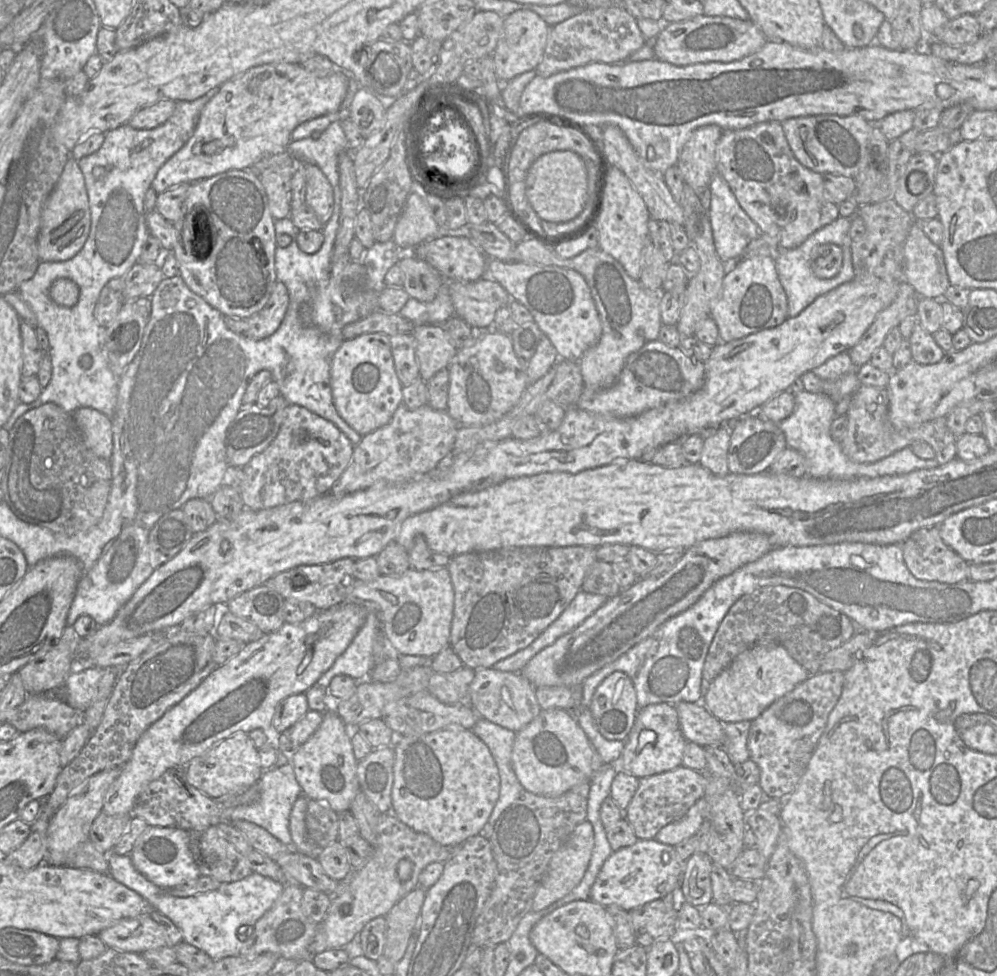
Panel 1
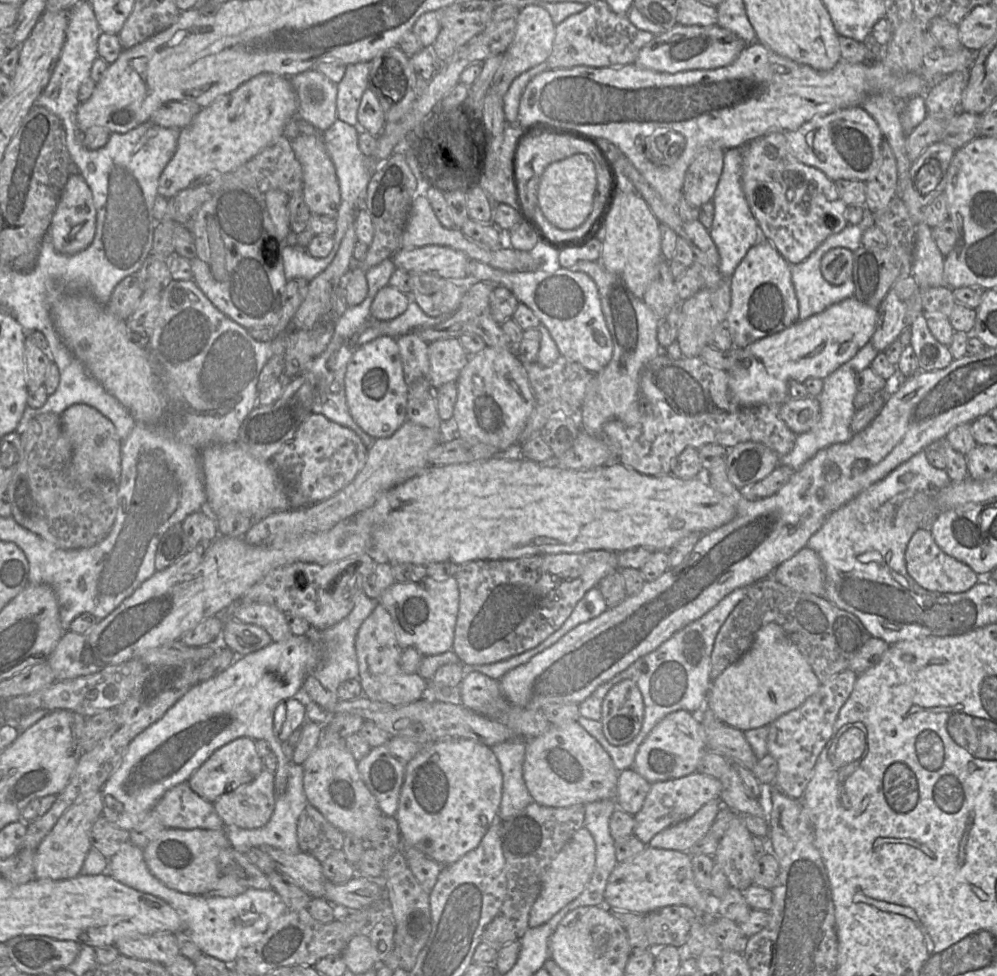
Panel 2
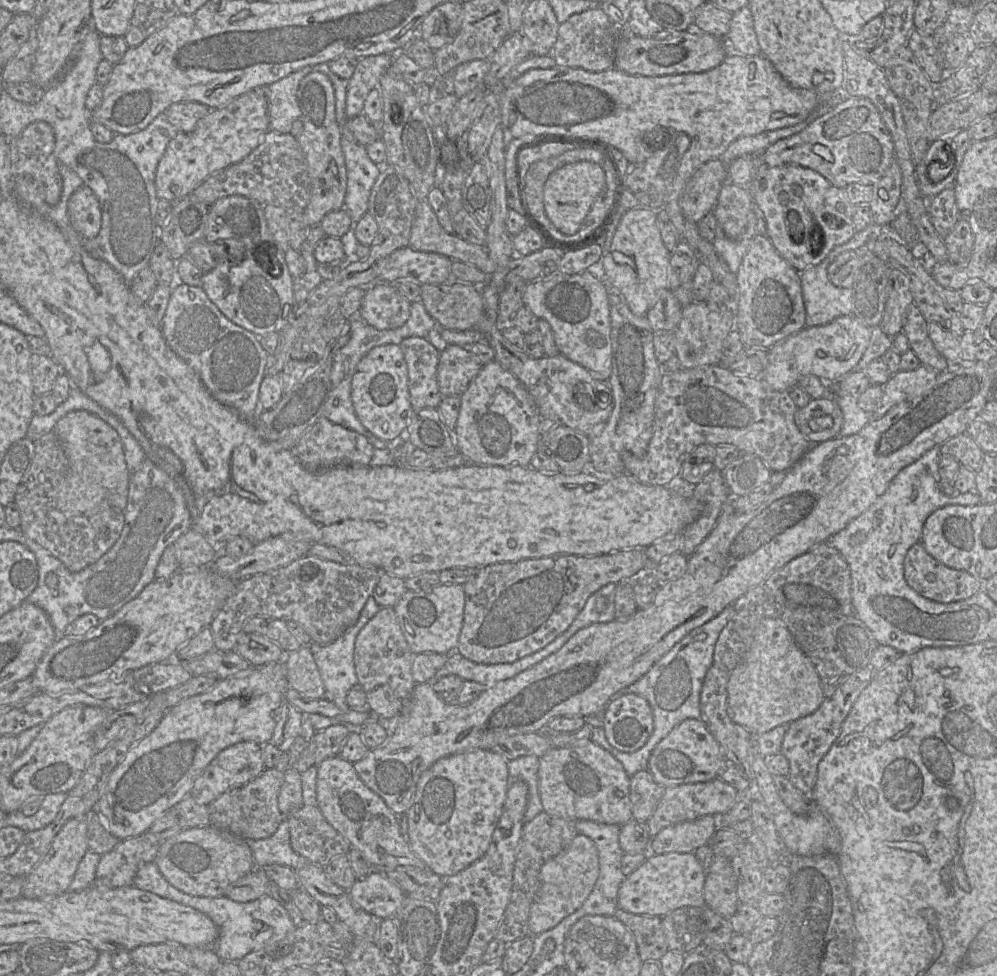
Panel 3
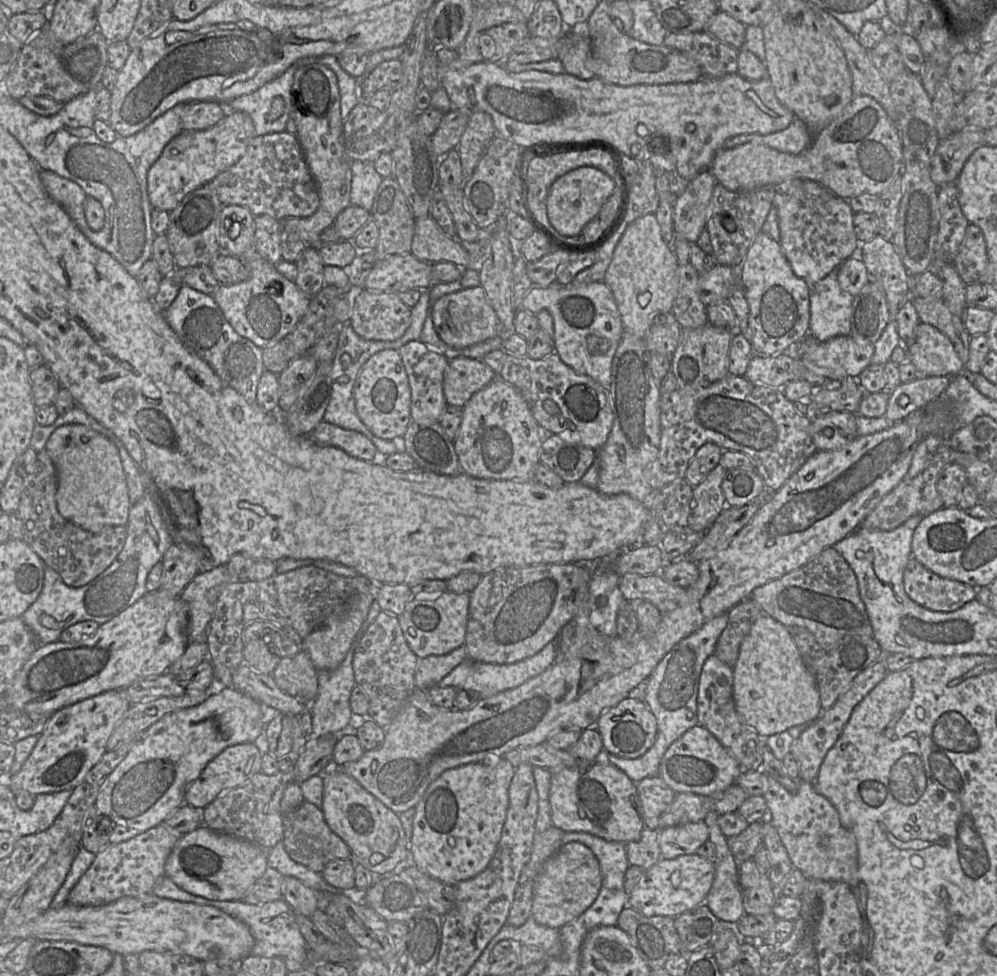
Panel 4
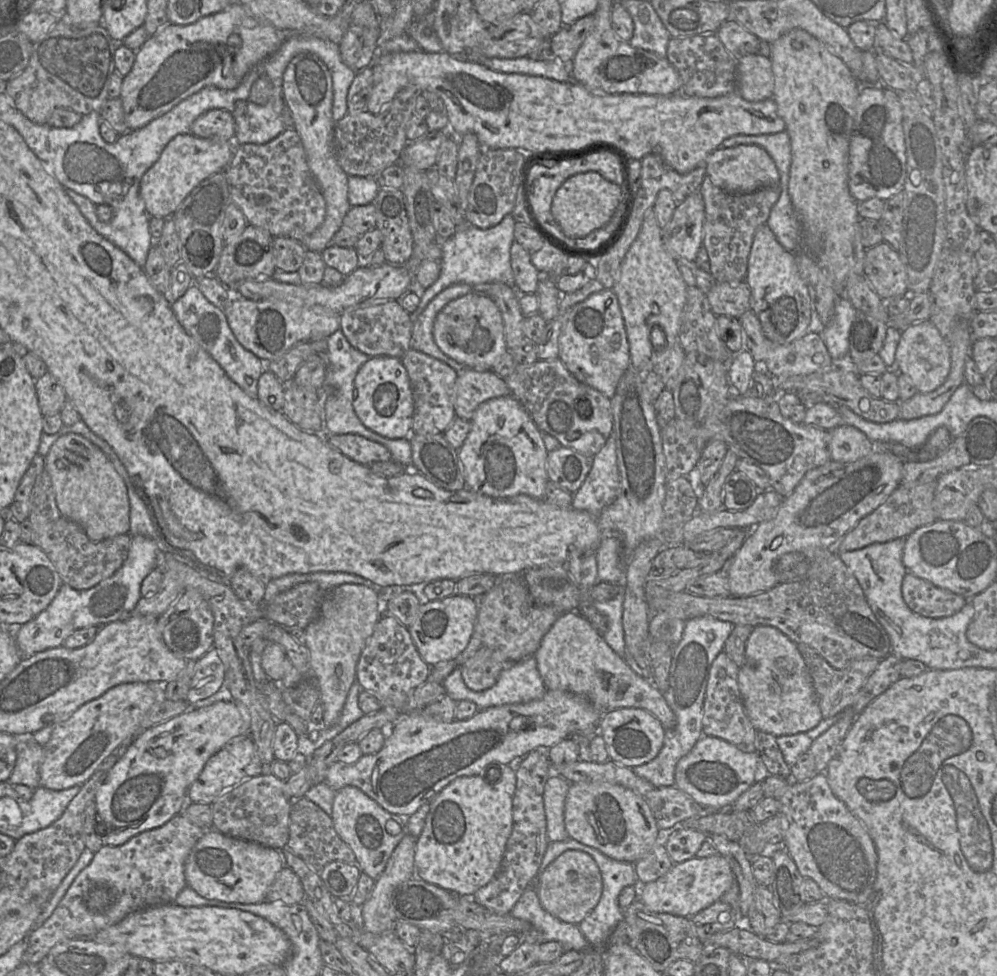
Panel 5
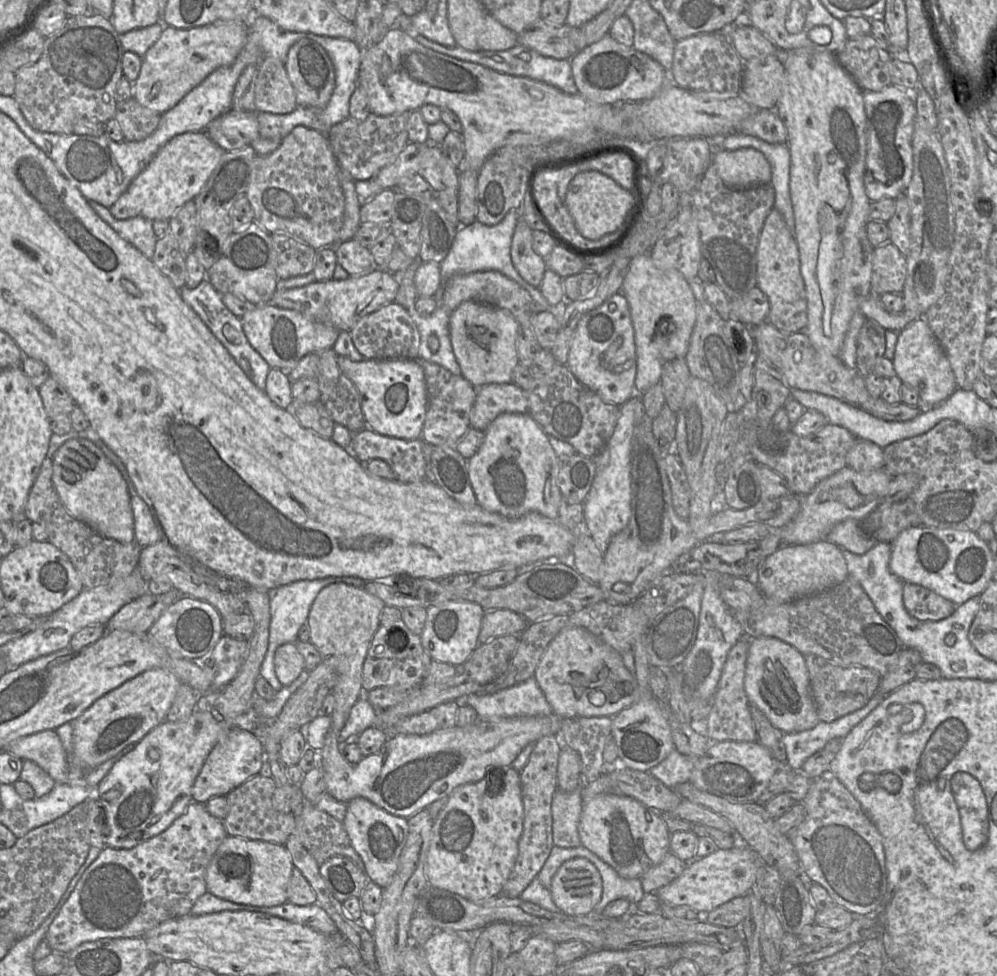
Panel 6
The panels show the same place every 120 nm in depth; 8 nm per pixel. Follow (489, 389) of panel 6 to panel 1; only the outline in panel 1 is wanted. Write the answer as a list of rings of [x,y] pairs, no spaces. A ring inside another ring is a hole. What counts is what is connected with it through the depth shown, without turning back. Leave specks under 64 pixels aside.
[[[418,324],[412,335],[416,339],[416,357],[420,377],[424,381],[431,379],[439,370],[448,368],[457,354],[451,337],[441,325]]]

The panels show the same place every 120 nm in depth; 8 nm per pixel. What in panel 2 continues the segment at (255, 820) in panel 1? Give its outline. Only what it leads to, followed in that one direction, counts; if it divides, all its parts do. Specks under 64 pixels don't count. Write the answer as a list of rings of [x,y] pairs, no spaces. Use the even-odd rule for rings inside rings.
[[[291,763],[286,791],[276,796],[273,814],[266,825],[257,829],[242,829],[236,826],[224,826],[224,831],[231,846],[240,853],[246,854],[252,847],[265,845],[280,849],[288,854],[301,852],[297,839],[297,824],[300,814],[307,806],[308,799],[303,787],[304,769],[302,765]]]

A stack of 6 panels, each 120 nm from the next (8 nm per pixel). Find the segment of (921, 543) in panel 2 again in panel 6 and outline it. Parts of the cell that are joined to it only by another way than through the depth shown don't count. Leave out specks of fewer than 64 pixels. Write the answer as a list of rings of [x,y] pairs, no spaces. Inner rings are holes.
[[[904,582],[903,603],[907,612],[919,621],[940,621],[954,612],[951,601],[922,586]]]

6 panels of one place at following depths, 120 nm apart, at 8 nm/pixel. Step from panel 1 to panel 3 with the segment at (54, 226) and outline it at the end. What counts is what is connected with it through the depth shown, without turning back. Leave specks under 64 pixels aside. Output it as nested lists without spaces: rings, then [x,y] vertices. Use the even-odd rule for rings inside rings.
[[[86,185],[77,188],[68,201],[72,227],[84,238],[94,238],[101,228],[101,209],[93,191]]]

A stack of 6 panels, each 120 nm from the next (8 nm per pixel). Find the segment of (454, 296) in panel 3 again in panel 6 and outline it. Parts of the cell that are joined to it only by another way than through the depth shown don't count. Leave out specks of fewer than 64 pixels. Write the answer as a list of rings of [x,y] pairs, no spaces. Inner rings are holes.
[[[463,301],[449,315],[450,341],[461,375],[475,388],[491,383],[512,382],[512,372],[519,363],[516,349],[518,331],[519,324],[509,311],[479,301]]]

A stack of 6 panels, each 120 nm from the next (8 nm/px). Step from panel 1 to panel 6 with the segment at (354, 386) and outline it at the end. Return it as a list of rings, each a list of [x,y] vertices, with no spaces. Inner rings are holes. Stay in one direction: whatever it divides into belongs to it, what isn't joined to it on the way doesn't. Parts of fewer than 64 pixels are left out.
[[[338,355],[340,370],[356,386],[366,426],[378,434],[415,440],[421,438],[427,409],[423,368],[417,359],[365,359],[355,362]]]

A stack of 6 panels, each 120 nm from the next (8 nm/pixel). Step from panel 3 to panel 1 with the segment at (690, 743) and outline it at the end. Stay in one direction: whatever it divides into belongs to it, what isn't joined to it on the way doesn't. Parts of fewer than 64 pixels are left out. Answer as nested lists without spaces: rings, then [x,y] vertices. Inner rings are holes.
[[[666,703],[649,704],[638,709],[634,725],[626,737],[621,757],[615,764],[616,773],[624,771],[640,779],[682,766],[686,742],[675,705]],[[645,729],[653,730],[657,738],[653,744],[641,746],[639,733]]]

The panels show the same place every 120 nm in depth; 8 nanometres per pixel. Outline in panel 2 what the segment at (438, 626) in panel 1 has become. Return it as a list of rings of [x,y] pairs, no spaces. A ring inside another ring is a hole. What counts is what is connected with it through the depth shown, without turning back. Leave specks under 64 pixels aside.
[[[430,576],[417,583],[395,582],[378,600],[392,617],[402,649],[414,648],[423,656],[446,653],[453,648],[459,612],[460,592],[454,577],[435,580]]]

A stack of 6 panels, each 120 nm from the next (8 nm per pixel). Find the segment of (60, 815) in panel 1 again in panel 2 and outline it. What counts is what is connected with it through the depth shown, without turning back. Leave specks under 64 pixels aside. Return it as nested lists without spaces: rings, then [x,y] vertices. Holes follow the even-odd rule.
[[[101,791],[70,806],[36,850],[34,856],[35,878],[64,880],[79,875],[85,857],[91,848],[89,841],[91,828],[100,815],[102,815]]]

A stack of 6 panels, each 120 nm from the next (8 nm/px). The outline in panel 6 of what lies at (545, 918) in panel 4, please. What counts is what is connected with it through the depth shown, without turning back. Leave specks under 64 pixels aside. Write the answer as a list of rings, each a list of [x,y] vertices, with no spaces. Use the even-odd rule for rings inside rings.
[[[586,858],[565,861],[552,878],[550,892],[554,903],[565,914],[592,913],[600,902],[603,882],[596,866]]]

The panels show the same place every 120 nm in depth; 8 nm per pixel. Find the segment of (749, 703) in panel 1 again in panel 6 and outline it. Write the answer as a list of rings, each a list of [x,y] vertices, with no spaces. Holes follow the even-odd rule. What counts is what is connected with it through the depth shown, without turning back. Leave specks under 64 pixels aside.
[[[750,639],[744,689],[750,706],[758,708],[783,733],[809,730],[820,722],[805,658],[793,646],[780,639]]]

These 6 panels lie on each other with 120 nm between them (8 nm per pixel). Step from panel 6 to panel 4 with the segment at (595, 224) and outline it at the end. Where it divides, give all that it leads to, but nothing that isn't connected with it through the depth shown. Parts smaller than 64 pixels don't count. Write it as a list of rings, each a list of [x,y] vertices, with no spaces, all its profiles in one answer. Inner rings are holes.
[[[581,166],[557,178],[546,198],[550,223],[563,236],[576,236],[601,210],[614,190],[614,180],[605,172],[591,166]]]

